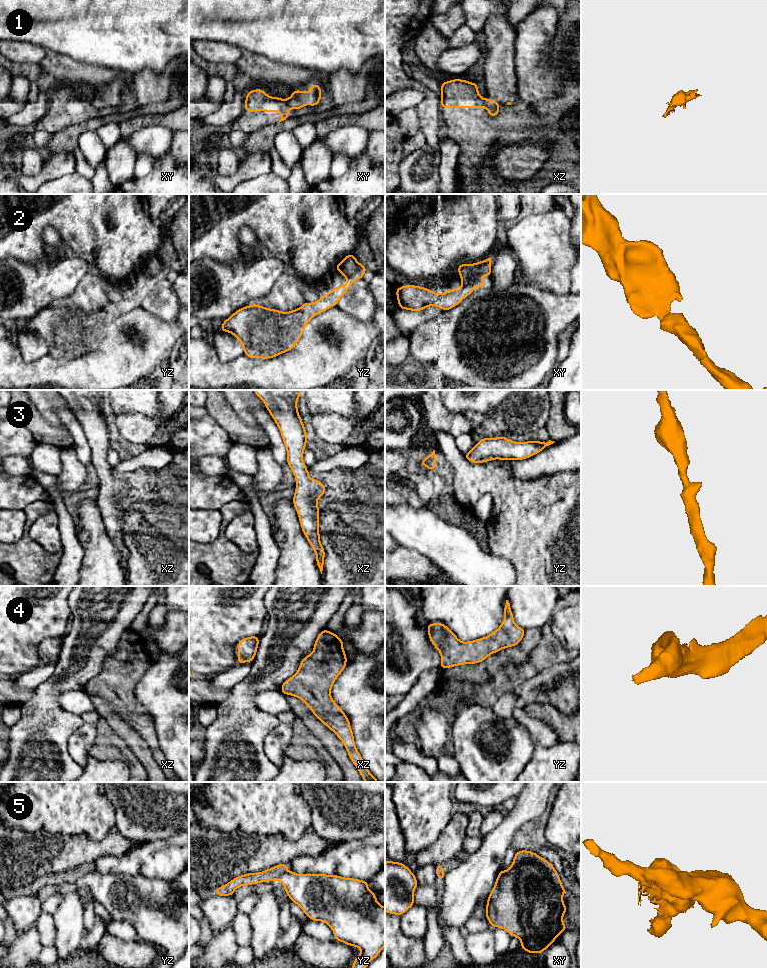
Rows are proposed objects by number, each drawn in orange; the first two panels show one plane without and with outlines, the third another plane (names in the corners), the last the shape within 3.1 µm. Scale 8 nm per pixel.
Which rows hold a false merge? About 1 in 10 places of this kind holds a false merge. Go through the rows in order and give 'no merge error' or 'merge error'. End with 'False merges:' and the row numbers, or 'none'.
1: merge error
2: no merge error
3: no merge error
4: no merge error
5: no merge error
False merges: 1

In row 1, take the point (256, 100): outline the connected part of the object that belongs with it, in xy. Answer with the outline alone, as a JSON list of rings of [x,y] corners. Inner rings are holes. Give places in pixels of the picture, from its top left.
[[[254,89],[246,93],[245,107],[244,110],[247,112],[266,111],[271,113],[273,111],[281,114],[279,122],[288,119],[289,112],[291,109],[285,99],[279,97],[270,97],[264,90]]]

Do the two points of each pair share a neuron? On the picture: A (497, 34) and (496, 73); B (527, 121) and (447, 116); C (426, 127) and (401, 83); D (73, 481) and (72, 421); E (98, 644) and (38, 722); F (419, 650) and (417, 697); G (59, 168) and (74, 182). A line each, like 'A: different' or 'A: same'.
A: same
B: same
C: same
D: same
E: same
F: different
G: different

